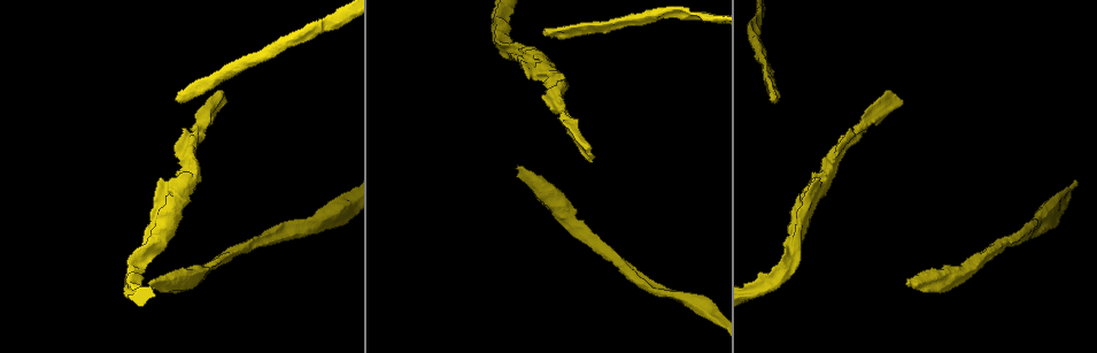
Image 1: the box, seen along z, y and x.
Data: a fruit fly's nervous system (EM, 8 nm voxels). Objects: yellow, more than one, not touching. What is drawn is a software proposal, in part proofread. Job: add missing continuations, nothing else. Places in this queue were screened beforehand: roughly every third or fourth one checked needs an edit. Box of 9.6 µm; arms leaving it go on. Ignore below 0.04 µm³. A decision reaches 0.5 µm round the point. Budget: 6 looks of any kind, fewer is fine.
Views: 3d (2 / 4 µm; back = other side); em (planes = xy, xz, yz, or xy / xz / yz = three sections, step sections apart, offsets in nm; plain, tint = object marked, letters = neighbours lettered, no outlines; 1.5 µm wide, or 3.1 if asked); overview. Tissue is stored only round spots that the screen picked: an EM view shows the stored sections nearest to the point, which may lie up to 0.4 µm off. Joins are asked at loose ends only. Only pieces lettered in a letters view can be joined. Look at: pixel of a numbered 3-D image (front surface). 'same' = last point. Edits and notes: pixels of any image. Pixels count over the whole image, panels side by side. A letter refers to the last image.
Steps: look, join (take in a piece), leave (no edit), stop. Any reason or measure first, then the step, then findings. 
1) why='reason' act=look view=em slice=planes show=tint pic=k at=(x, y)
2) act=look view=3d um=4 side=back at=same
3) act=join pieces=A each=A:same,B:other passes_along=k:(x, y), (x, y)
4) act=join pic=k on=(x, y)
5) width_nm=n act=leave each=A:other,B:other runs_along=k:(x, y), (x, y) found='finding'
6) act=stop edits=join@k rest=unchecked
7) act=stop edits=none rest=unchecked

act=look view=em slice=xz step=8 show=tint pic=1 at=(889, 92)

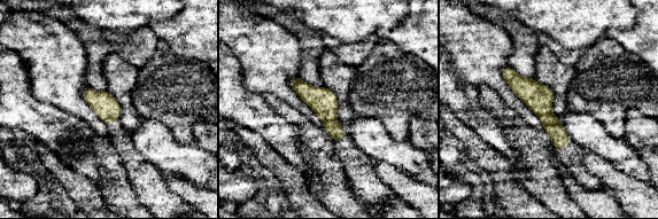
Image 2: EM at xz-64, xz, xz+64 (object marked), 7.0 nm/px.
act=look view=em slice=planes show=letters at=same

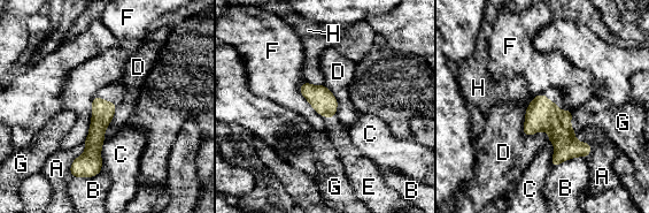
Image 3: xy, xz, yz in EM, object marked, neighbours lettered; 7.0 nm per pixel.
longest_contact=F:360nm act=join pieces=E each=A:other,B:other,C:other,D:other,E:same,F:other,G:other,H:other passes_along=3:(321, 98), (331, 118), (337, 132) found='it goes on there'

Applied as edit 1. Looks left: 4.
why='redraw' act=look view=overview

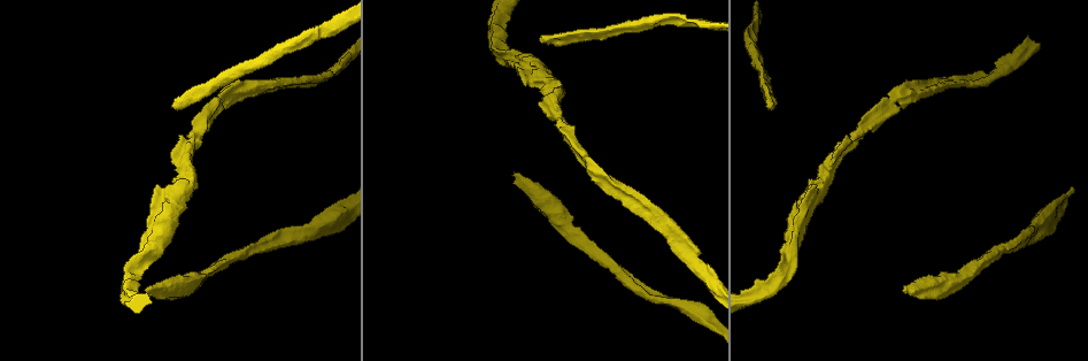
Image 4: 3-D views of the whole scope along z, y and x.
why='end of a long branch' act=look view=3d um=2 pic=4 at=(769, 105)

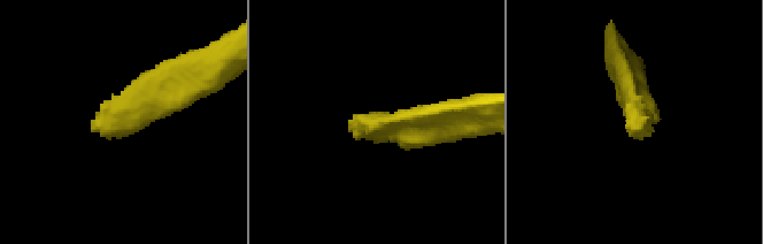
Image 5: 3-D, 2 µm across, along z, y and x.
why='shape alone is not enough' act=look view=em slice=planes show=letters pic=5 at=(350, 131)

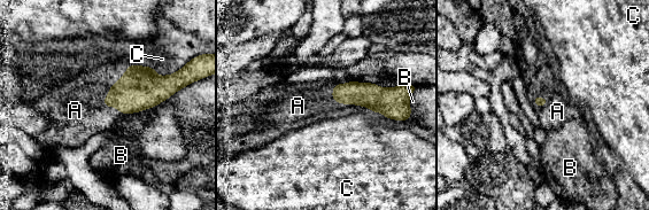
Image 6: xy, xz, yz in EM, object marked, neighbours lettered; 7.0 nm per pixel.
act=join pieces=A each=A:same,B:other,C:other passes_along=6:(139, 88), (108, 92), (76, 107) found='the neuron continues'

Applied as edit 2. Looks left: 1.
act=stop edits=join@3,join@6 rest=unchecked

